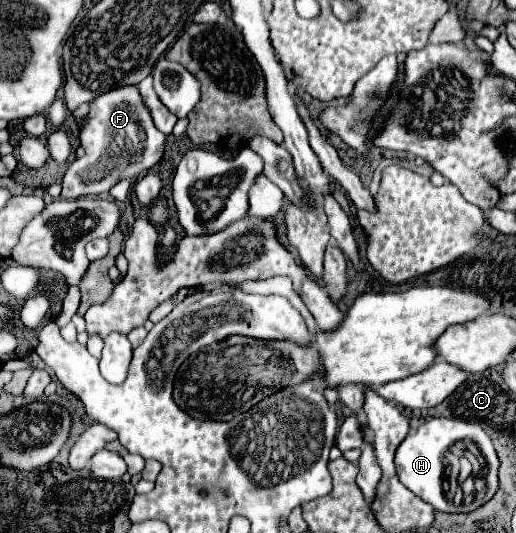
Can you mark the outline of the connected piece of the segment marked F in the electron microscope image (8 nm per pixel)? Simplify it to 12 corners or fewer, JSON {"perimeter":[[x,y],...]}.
{"perimeter":[[138,87],[102,93],[62,197],[108,193],[164,155]]}

